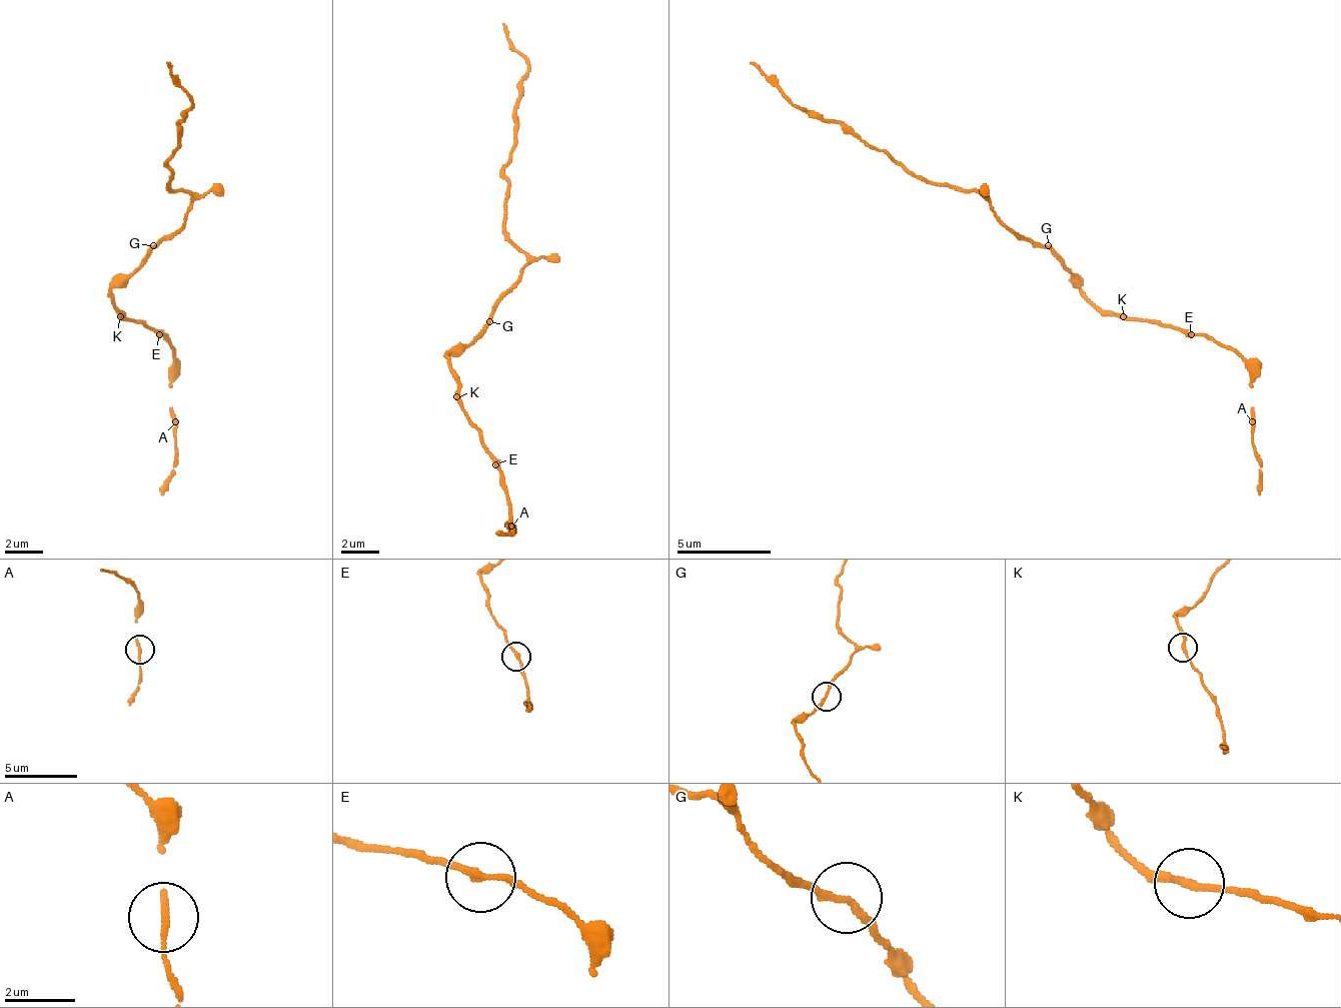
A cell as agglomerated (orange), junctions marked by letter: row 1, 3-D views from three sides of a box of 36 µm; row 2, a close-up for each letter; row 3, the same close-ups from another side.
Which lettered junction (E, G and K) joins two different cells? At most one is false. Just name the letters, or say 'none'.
none

